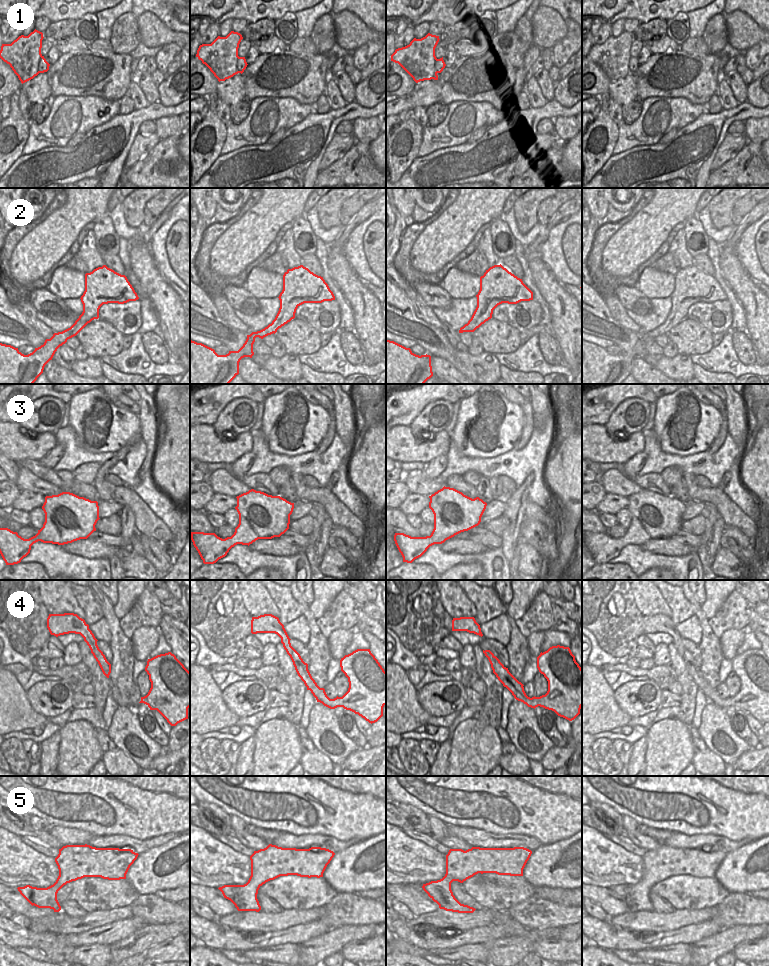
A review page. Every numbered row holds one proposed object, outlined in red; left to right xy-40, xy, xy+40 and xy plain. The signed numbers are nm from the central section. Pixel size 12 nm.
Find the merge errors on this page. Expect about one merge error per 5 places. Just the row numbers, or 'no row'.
no row

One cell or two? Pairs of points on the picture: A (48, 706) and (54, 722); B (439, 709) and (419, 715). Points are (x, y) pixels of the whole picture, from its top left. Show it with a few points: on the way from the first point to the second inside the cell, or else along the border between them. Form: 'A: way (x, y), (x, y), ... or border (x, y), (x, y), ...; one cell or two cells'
A: border (69, 709), (48, 718); two cells
B: border (416, 691), (417, 701), (430, 715); two cells

